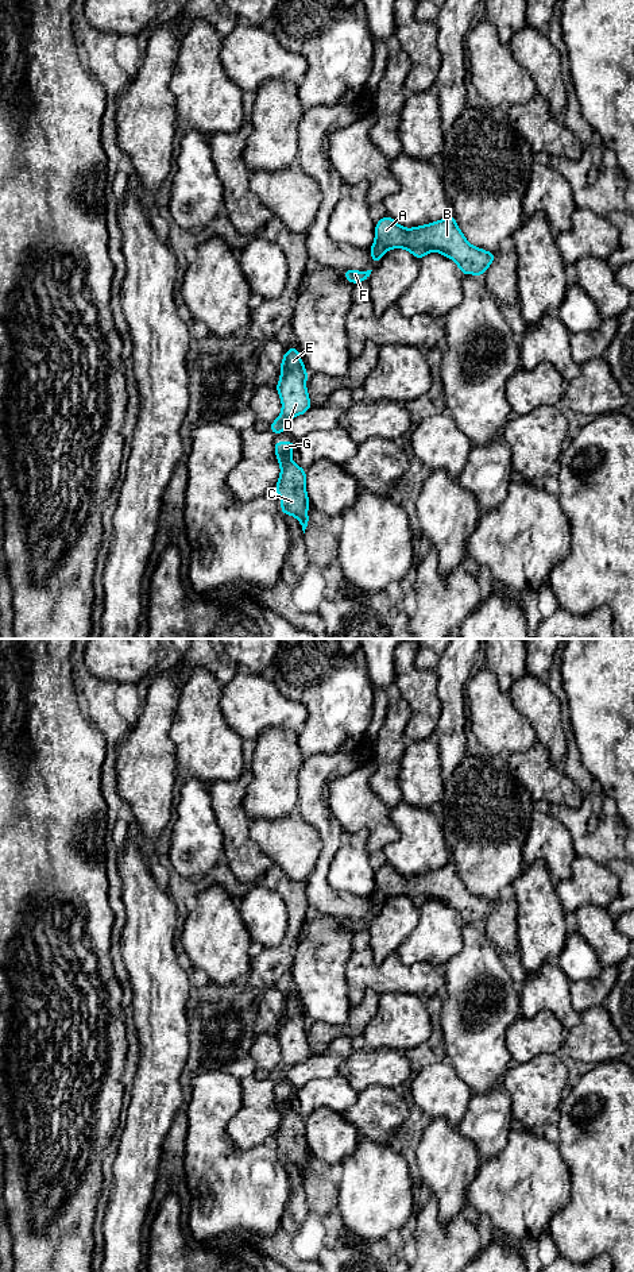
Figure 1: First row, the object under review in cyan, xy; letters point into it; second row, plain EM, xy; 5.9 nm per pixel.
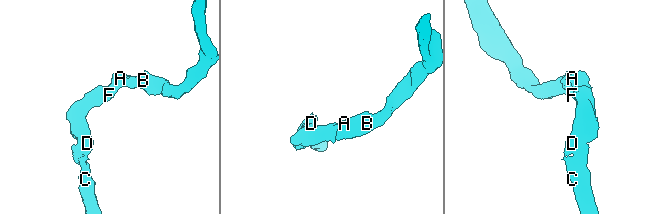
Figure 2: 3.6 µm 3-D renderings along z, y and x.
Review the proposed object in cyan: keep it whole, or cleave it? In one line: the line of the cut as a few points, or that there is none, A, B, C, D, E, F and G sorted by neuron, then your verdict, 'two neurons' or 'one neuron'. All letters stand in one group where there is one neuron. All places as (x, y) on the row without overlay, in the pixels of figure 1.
no cut | A B C D E F G | one neuron

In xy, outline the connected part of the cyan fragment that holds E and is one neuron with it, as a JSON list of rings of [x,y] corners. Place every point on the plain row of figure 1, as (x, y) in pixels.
[[[295,992],[282,1006],[281,1026],[275,1033],[282,1049],[282,1059],[278,1067],[270,1074],[275,1083],[287,1079],[287,1071],[312,1056],[306,1037],[308,1019]]]

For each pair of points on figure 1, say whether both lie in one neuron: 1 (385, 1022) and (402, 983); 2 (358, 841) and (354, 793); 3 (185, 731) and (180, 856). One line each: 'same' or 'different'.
1: different
2: different
3: same

